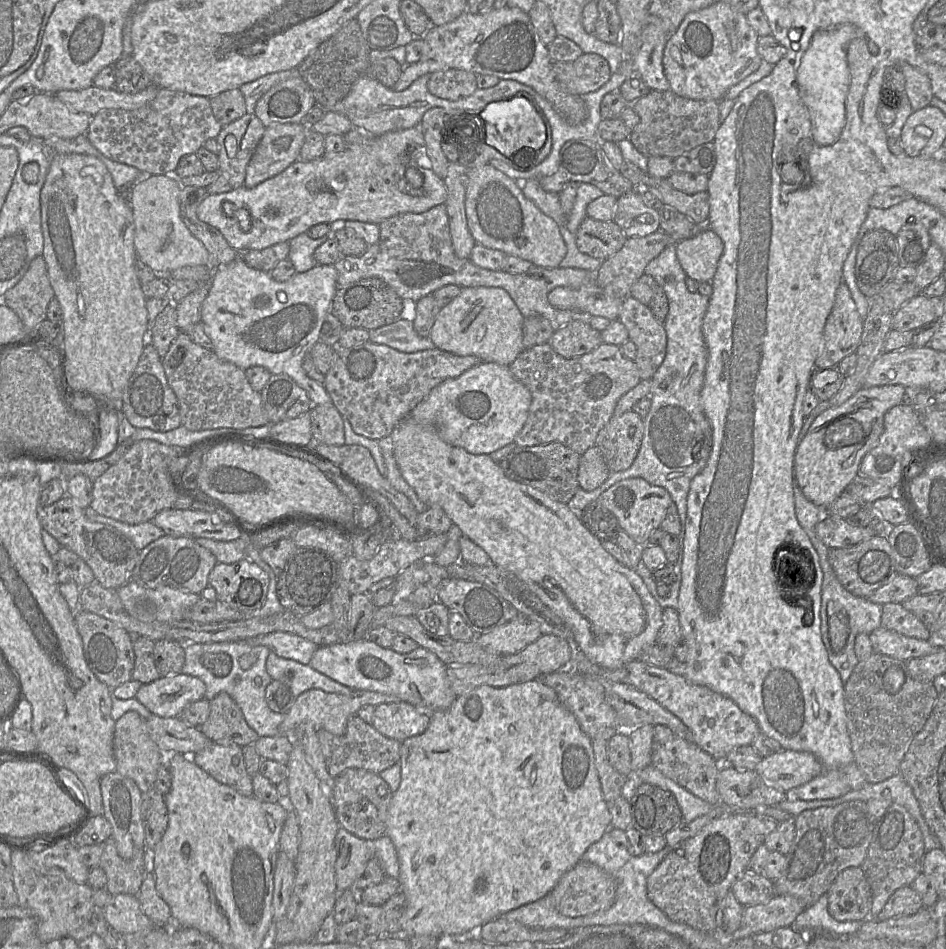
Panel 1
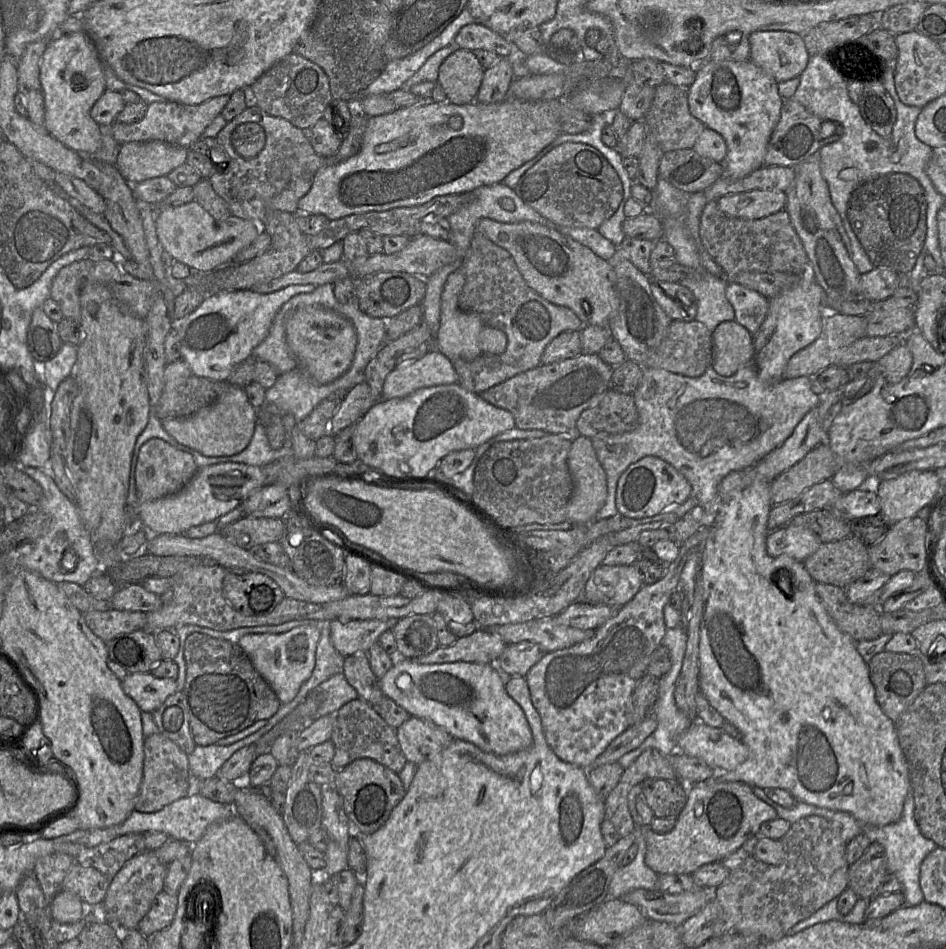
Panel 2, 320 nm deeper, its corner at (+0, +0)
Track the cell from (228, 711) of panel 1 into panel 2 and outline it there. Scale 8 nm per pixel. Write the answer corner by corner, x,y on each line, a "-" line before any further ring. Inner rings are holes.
192,633
185,640
186,681
182,692
188,702
189,725
198,746
216,744
257,721
268,720
281,702
239,647
223,639

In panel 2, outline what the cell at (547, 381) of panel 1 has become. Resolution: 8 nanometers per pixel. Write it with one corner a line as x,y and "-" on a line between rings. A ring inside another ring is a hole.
586,354
569,358
560,362
544,365
522,372
480,393
482,399
488,403
509,411
514,419
516,428
521,430
543,430
548,434
568,434
576,440
580,433
576,429
576,422
581,413
595,406
608,390
612,368
606,364
598,354

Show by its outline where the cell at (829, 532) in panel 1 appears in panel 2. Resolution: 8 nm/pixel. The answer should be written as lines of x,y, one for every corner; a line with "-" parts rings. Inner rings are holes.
784,525
770,531
766,539
767,553
772,557
786,554
803,562
822,545
821,540
809,529

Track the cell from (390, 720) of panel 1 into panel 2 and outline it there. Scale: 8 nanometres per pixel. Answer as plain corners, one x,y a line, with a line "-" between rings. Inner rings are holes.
414,716
399,726
396,732
406,760
417,766
439,754
454,739
433,722

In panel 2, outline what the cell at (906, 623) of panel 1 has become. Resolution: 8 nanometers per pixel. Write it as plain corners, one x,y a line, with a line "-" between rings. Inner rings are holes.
817,582
815,589
838,628
856,642
873,640
883,634
880,608
850,602
844,588
839,586

